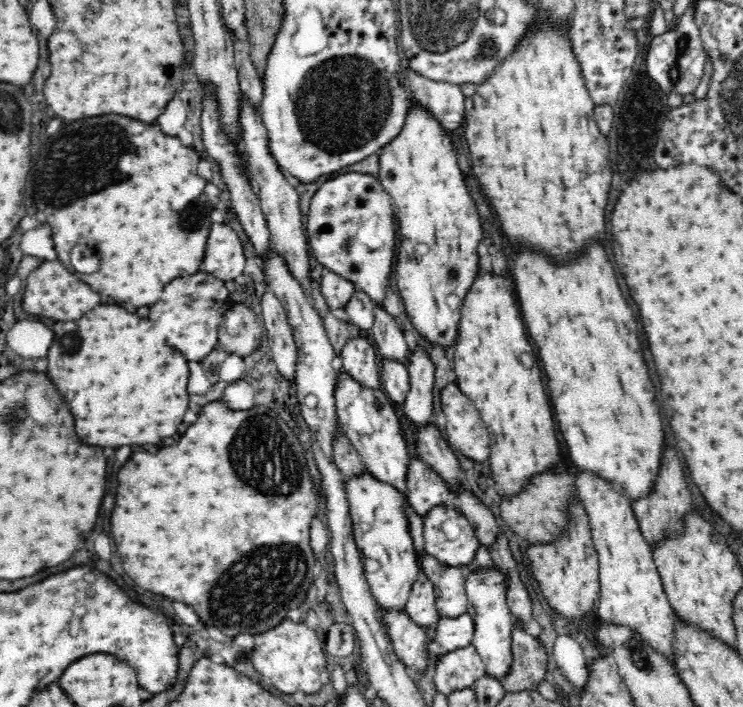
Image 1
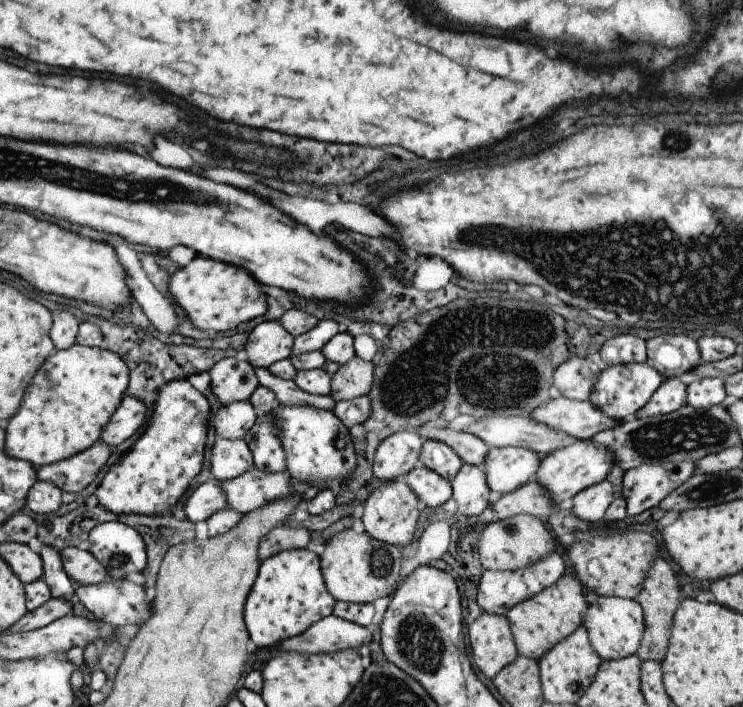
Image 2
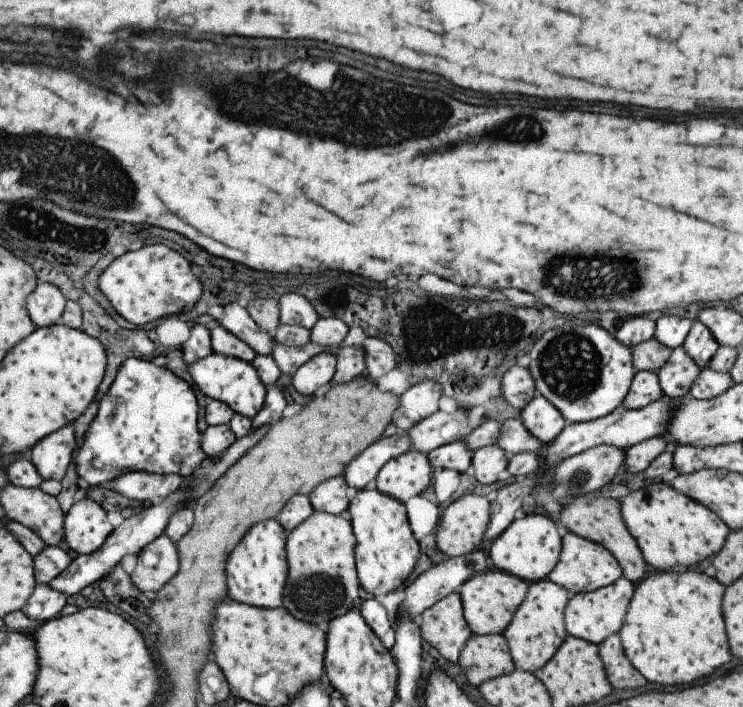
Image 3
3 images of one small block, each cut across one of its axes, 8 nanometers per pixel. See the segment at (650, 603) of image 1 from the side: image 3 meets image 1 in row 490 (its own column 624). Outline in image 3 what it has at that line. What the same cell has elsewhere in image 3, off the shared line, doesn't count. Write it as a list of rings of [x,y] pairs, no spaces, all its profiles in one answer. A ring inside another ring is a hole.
[[[621,575],[615,582],[590,593],[577,593],[570,597],[563,611],[567,634],[598,645],[607,636],[618,633],[634,589],[631,581]]]

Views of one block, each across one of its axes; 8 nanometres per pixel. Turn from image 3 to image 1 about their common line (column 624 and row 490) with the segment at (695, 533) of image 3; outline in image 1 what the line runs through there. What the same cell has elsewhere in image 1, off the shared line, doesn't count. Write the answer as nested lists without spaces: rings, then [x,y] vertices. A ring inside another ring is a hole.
[[[480,273],[464,299],[458,334],[453,344],[456,384],[477,407],[482,422],[489,431],[490,454],[487,462],[496,493],[501,496],[501,500],[519,495],[534,475],[550,473],[560,463],[560,446],[554,430],[553,408],[548,394],[544,392],[537,351],[534,351],[534,346],[531,346],[532,342],[526,334],[516,300],[512,290],[506,287],[504,277]]]

